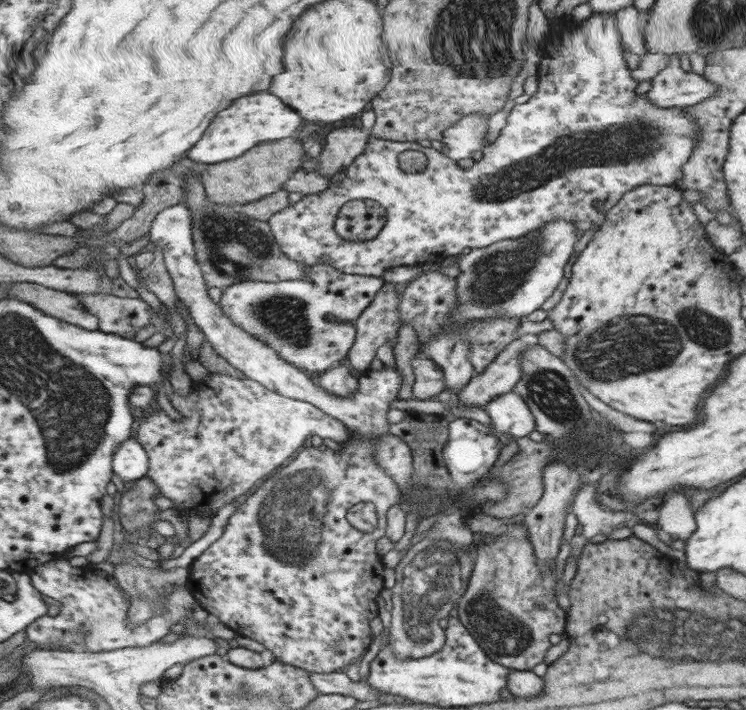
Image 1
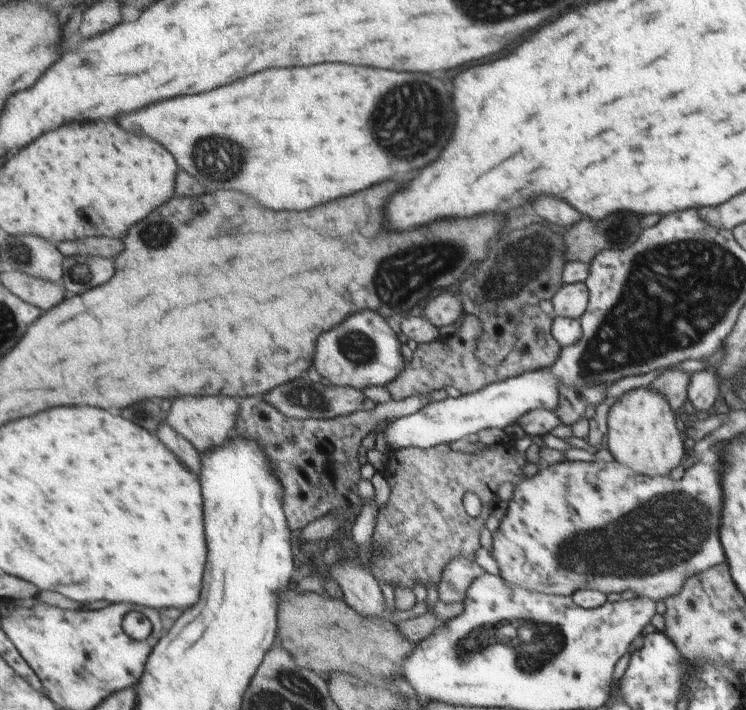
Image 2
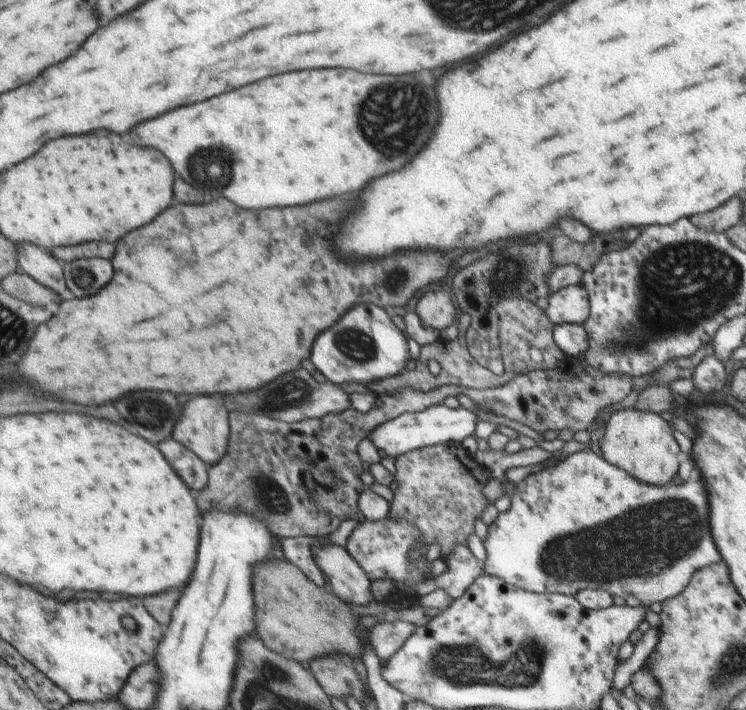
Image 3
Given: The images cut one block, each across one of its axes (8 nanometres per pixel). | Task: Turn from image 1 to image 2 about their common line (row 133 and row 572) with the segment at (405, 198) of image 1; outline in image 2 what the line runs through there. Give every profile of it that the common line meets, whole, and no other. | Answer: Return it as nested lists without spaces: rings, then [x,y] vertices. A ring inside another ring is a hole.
[[[562,461],[554,463],[554,466],[545,465],[532,478],[517,480],[514,484],[513,496],[508,503],[508,512],[493,534],[493,558],[498,564],[500,576],[510,582],[511,585],[538,591],[549,595],[572,596],[580,589],[594,589],[600,592],[622,594],[623,591],[632,590],[637,596],[651,597],[652,600],[664,600],[671,596],[678,595],[683,590],[684,583],[699,572],[704,572],[707,568],[715,567],[717,564],[726,562],[726,556],[722,552],[722,544],[718,538],[718,528],[720,528],[720,516],[722,516],[722,486],[720,486],[720,476],[722,474],[722,462],[714,462],[714,466],[706,466],[701,461],[690,466],[679,480],[663,476],[644,476],[634,472],[628,465],[620,464],[620,461]]]

